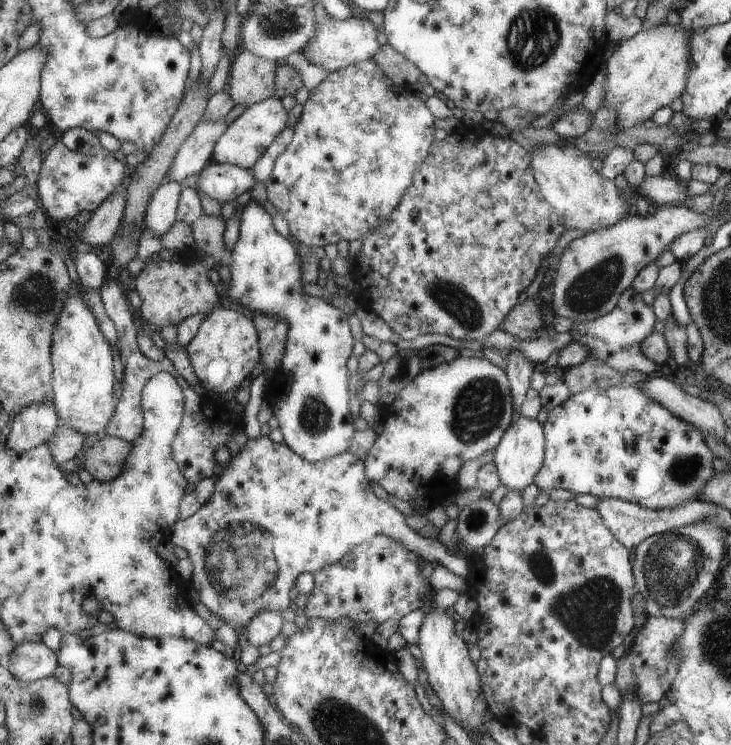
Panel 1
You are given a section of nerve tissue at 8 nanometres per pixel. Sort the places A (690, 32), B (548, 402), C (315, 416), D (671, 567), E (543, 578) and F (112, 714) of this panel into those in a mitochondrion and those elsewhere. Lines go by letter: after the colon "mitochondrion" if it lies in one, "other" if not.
A: other
B: other
C: mitochondrion
D: mitochondrion
E: mitochondrion
F: other

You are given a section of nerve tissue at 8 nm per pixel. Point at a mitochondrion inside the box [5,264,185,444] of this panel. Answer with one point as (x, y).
(36, 294)

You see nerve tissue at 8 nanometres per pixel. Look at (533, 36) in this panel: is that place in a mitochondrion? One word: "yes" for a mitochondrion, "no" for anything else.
yes

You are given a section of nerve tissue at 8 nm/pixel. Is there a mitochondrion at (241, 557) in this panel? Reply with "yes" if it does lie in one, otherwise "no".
yes

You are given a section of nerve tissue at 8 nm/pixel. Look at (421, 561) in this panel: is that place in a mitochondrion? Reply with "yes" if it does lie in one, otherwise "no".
no

